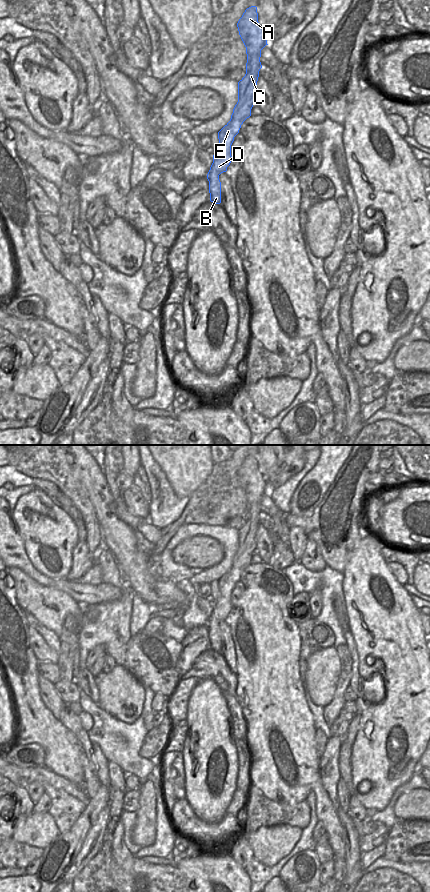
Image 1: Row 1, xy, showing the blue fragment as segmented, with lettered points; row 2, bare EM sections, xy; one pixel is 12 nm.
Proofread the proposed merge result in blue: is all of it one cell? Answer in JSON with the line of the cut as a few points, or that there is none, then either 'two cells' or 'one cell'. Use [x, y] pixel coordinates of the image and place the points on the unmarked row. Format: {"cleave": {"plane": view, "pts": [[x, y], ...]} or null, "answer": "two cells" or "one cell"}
{"cleave": null, "answer": "one cell"}

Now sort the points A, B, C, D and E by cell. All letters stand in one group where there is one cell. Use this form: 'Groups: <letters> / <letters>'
Groups: A B C D E.

